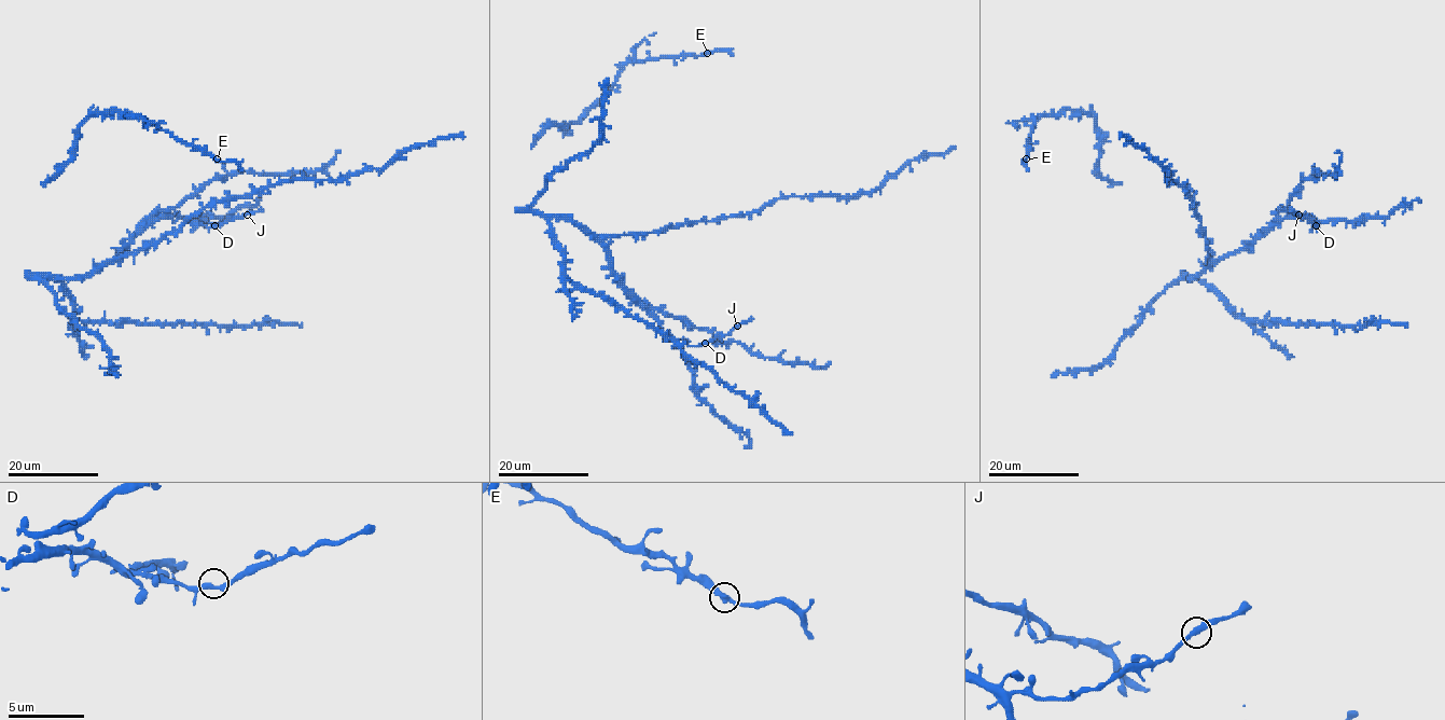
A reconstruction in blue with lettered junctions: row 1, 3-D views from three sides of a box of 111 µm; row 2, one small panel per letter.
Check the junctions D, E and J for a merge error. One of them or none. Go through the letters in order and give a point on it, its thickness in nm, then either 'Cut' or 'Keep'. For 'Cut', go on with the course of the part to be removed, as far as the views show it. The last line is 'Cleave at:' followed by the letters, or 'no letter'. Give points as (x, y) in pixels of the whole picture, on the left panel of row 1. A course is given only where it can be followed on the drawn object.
D: Place: (214, 225). Thickness 320 nm. Keep
E: Place: (217, 158). Thickness 320 nm. Keep
J: Place: (247, 215). Thickness 360 nm. Keep
Cleave at: no letter

